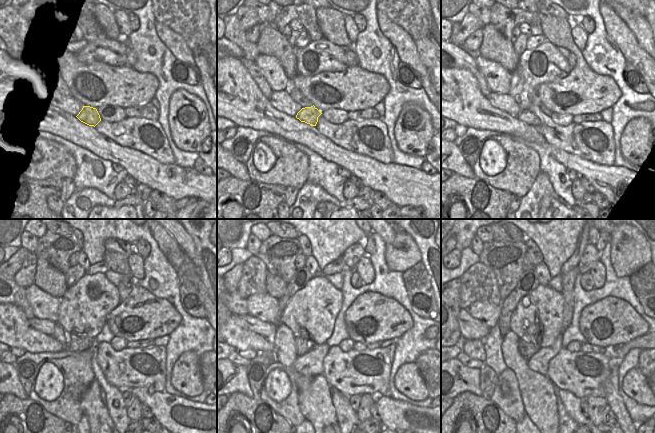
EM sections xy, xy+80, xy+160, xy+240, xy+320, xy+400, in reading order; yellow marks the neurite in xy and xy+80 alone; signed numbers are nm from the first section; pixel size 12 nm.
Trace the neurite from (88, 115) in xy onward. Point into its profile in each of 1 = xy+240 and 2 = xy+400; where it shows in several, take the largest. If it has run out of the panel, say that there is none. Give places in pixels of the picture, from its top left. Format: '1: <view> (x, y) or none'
1: xy+240 (78, 343)
2: xy+400 (527, 349)

